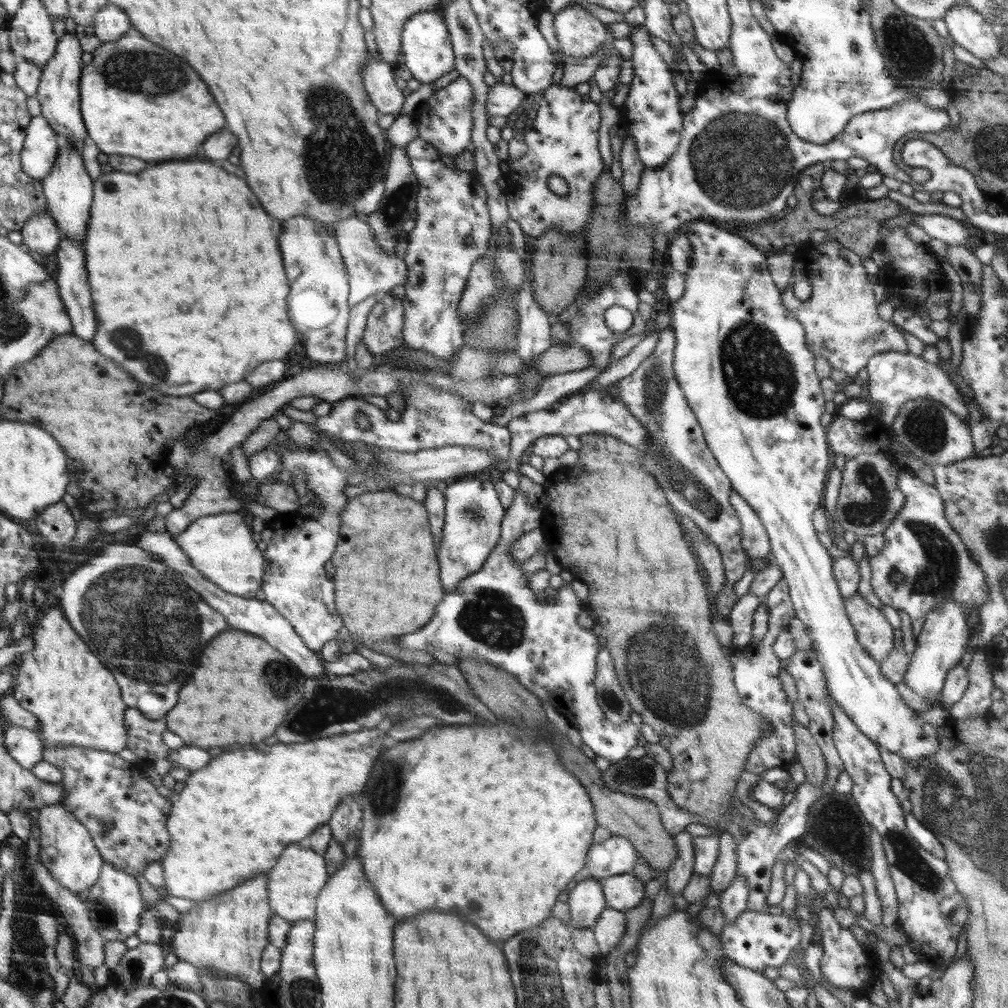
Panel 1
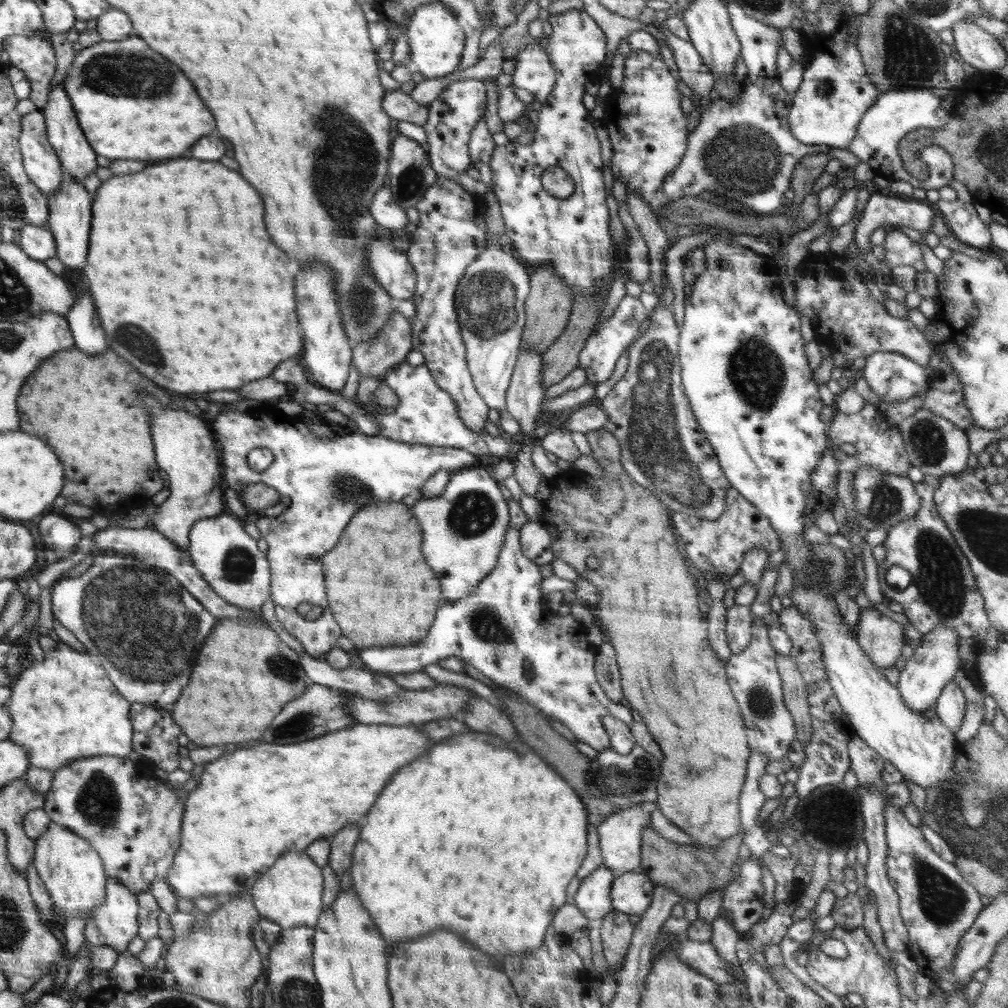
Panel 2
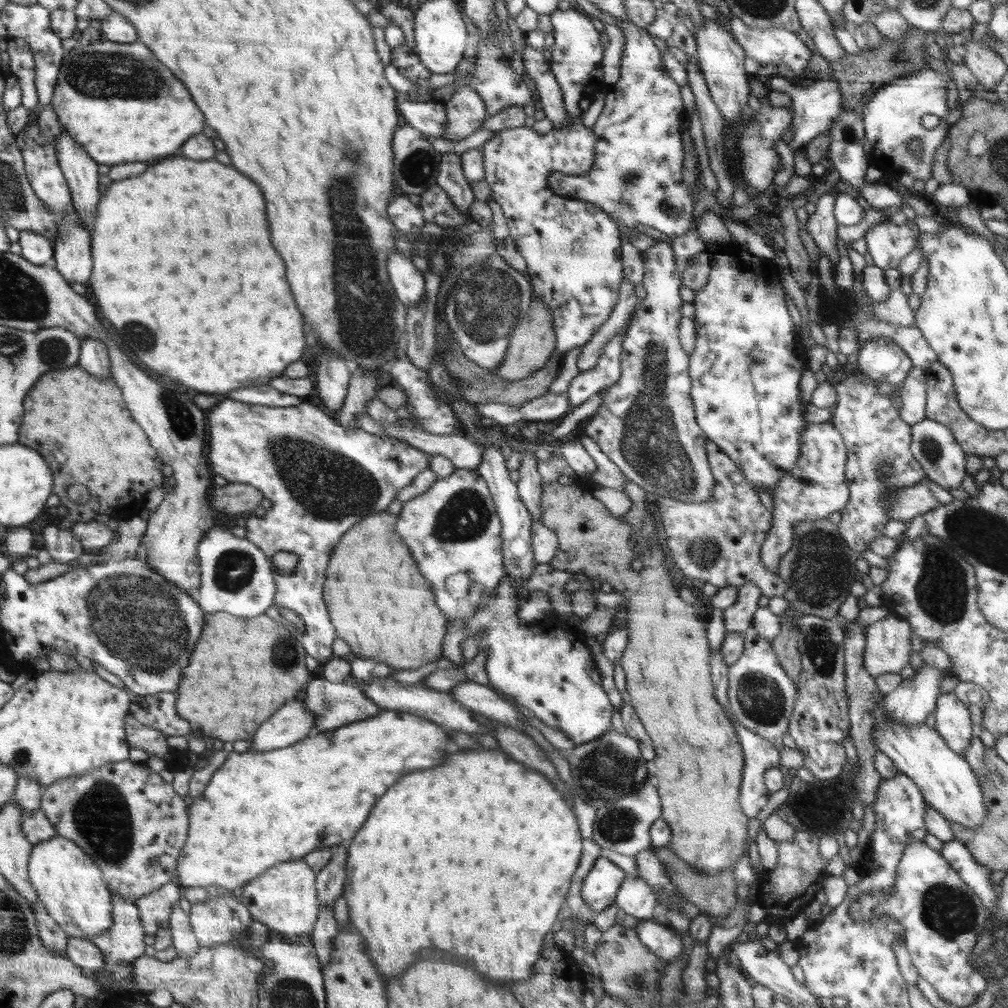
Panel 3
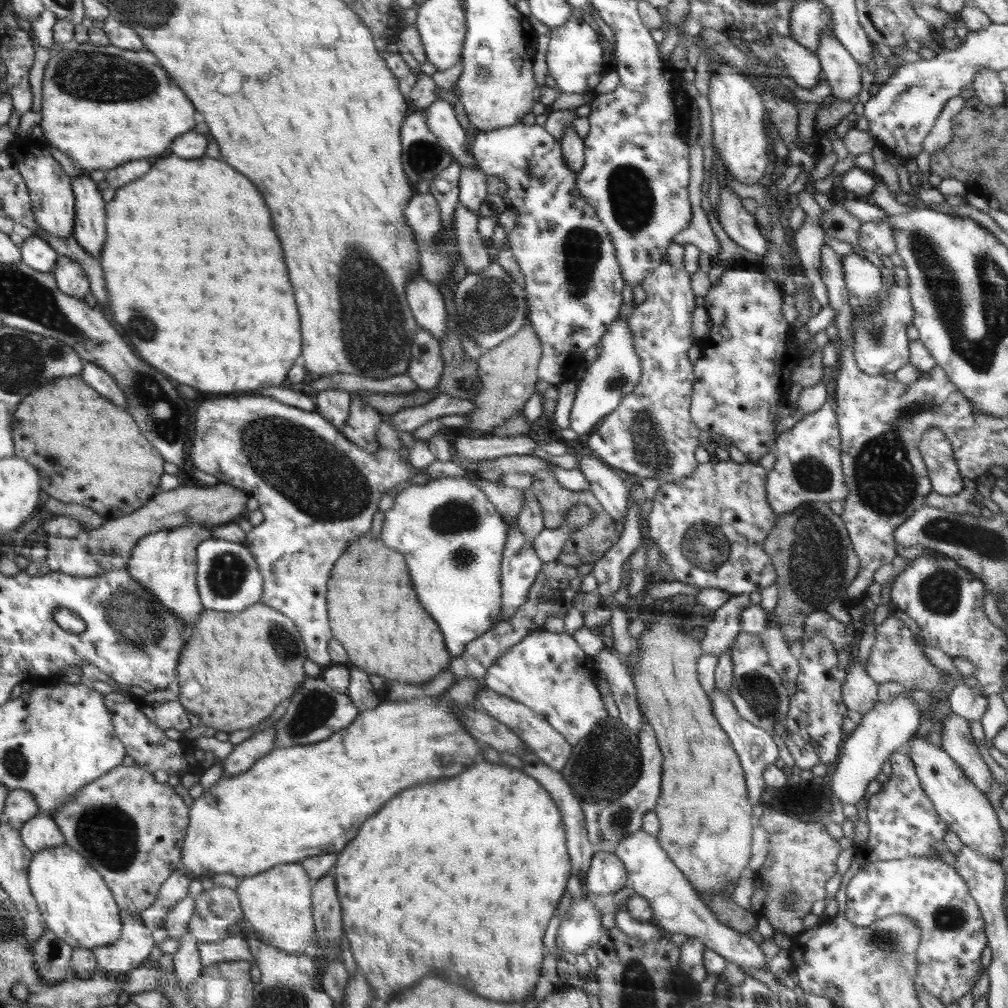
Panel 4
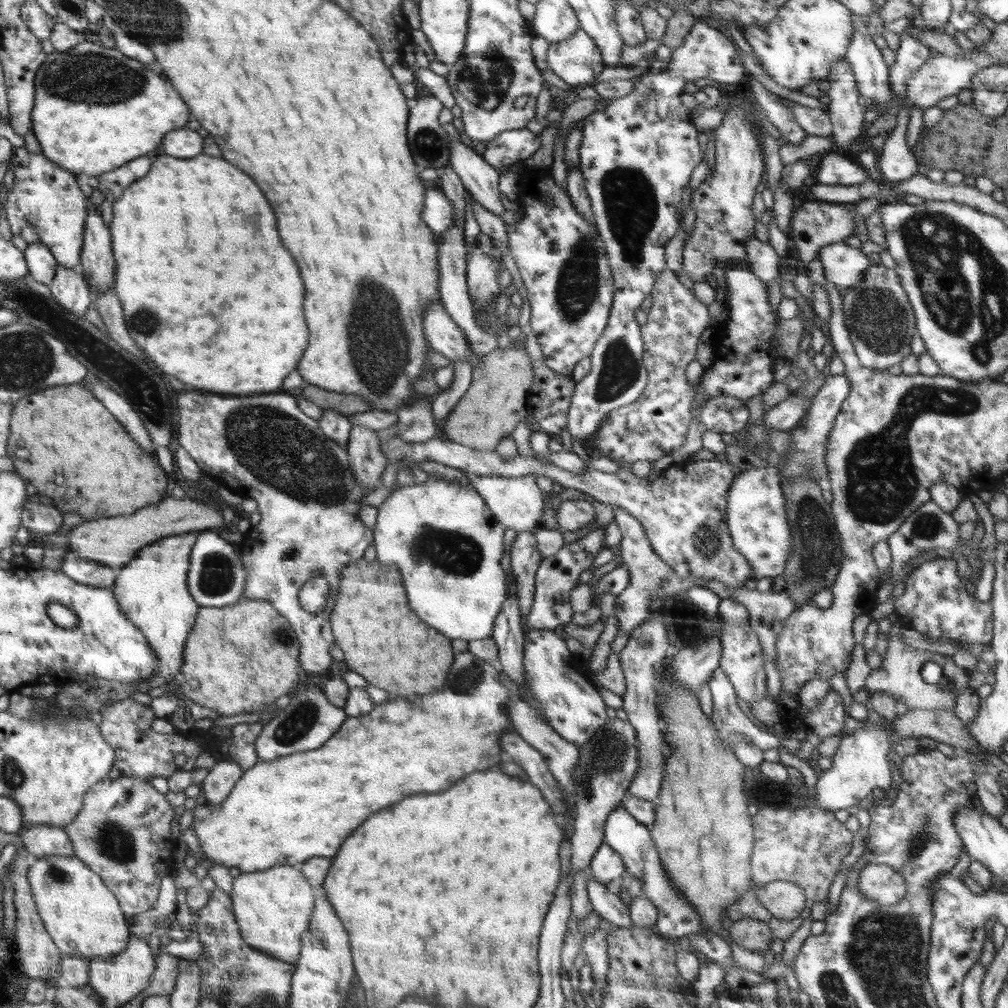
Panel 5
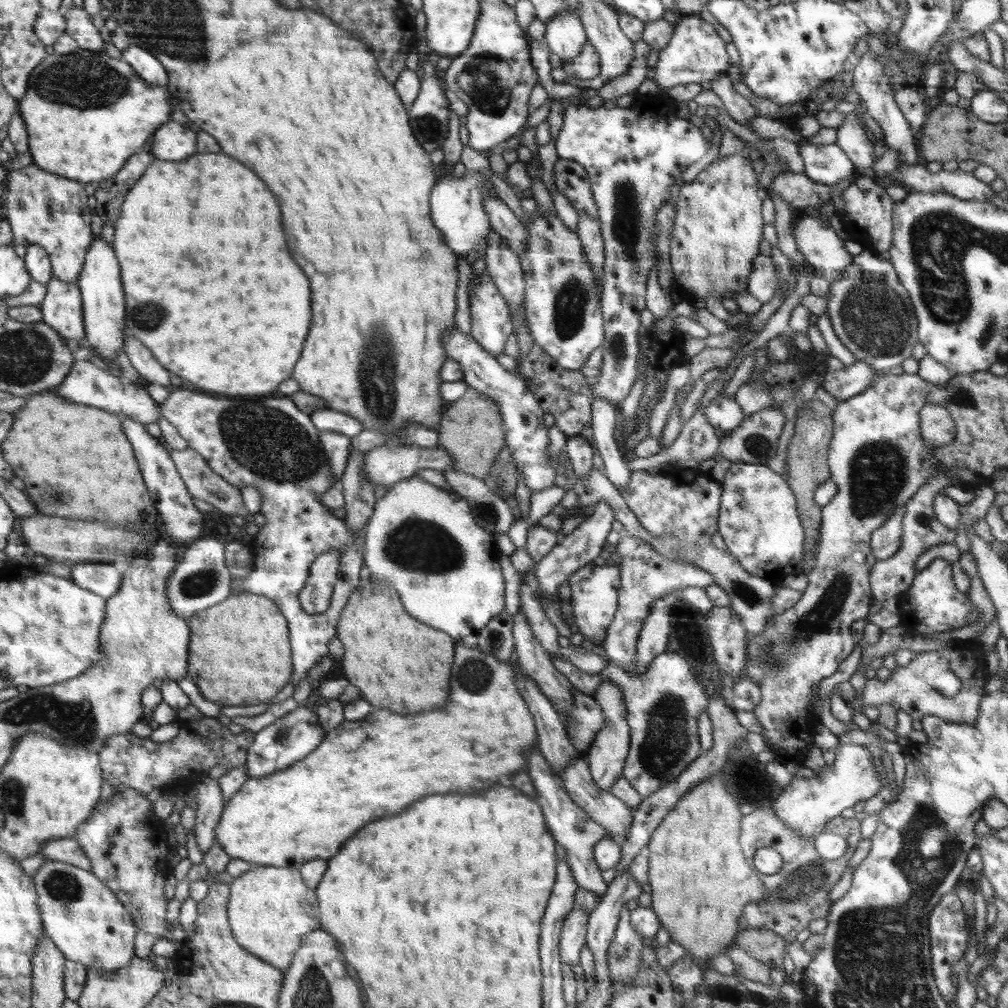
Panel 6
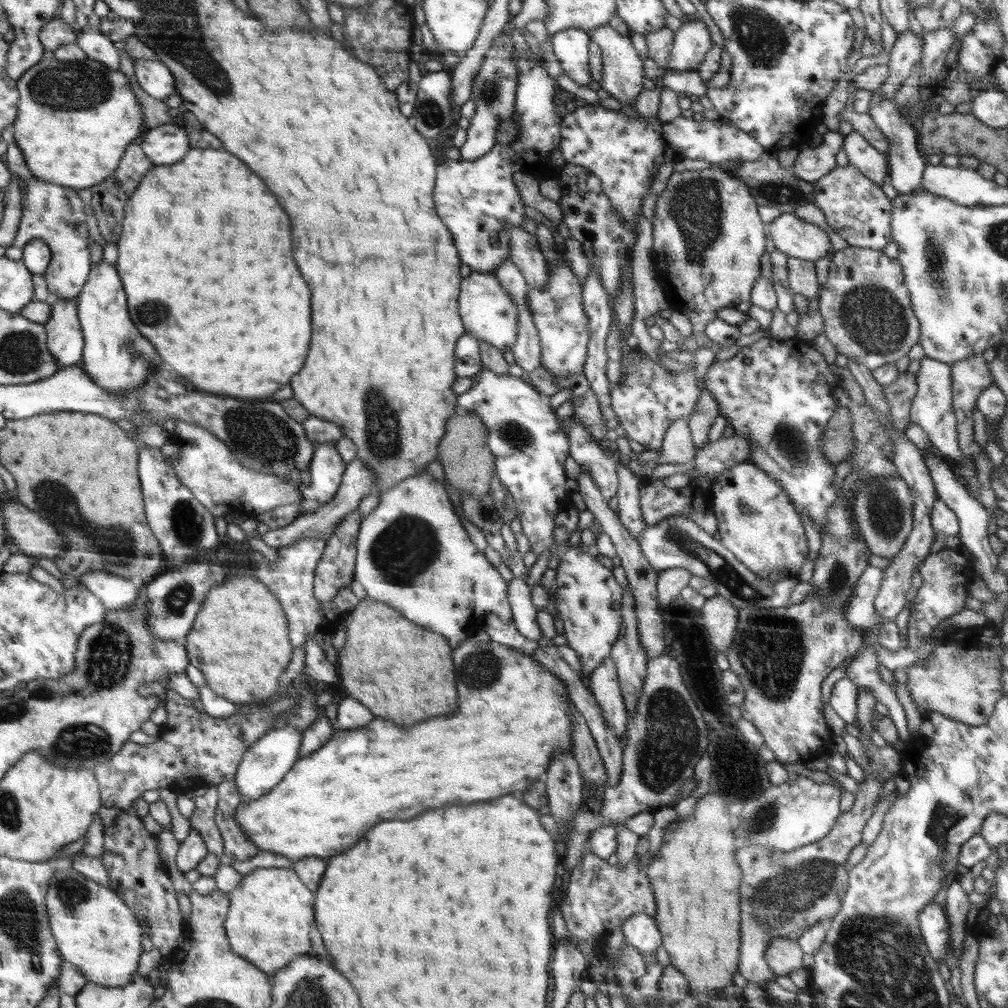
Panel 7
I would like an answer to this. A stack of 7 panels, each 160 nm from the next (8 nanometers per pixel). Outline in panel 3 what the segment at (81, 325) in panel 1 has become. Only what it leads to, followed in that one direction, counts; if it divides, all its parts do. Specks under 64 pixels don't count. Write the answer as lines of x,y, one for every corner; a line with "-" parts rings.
80,338
82,344
82,354
79,356
79,366
92,376
108,378
111,376
110,359
106,345
94,338

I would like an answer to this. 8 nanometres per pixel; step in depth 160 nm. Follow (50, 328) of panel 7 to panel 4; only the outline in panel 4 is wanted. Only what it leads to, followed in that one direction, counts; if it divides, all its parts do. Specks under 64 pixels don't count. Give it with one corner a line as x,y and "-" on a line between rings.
59,254
52,273
58,282
59,289
67,293
68,296
84,298
90,292
89,277
84,272
82,264
78,264
75,260
70,260
67,256

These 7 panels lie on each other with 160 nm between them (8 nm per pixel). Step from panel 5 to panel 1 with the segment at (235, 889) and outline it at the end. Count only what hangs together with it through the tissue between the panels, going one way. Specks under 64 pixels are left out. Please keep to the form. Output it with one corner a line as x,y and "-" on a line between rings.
305,842
293,843
268,874
267,891
270,893
272,914
293,923
299,920
314,921
320,891
330,878
326,858
307,847

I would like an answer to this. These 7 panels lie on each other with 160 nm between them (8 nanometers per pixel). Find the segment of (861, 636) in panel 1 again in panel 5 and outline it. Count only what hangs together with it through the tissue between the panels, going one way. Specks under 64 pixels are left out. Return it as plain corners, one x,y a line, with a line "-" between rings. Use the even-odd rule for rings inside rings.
897,622
892,623
890,634
888,634
888,650
886,655
882,659
882,666
878,669
874,669
866,679
865,686
872,692
874,690
883,690
888,694
891,694
897,701
902,700
906,705
908,711
914,709
926,709
926,710
955,710
955,700
957,696
970,684
970,675
958,667
952,656
943,655
937,652
922,651
911,648
904,644
901,639
901,635
904,633
904,628
-
926,662
936,662
942,666
944,670
944,676
948,680
954,682
952,691
943,691
936,685
926,684
922,678
920,678
920,668
926,664

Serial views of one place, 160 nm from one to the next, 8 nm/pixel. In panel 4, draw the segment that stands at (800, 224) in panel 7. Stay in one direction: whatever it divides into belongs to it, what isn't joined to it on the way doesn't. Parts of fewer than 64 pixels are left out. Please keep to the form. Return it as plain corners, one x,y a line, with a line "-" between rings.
855,252
842,255
841,265
850,295
861,300
884,296
887,283
882,280
880,269
866,257
860,257

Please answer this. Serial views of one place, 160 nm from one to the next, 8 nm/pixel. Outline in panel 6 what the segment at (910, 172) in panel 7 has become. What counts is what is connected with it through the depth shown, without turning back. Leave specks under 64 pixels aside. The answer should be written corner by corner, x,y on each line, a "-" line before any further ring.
871,52
863,54
861,59
853,64
848,69
847,81
850,89
859,94
860,98
864,100
863,106
866,112
878,122
880,130
882,130
884,137
880,143
880,148
891,148
900,153
900,162
898,166
902,165
916,165
918,160
918,152
916,151
916,135
910,128
910,123
906,120
903,112
898,108
898,104
894,100
893,89
889,83
889,78
884,74
885,66
876,61
876,55

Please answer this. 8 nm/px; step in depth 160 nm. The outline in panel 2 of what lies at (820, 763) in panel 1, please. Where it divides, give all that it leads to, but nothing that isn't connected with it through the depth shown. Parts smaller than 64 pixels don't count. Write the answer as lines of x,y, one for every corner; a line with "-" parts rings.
776,655
777,671
783,682
783,699
796,725
796,736
802,747
811,737
811,716
807,699
807,686
793,661
788,655

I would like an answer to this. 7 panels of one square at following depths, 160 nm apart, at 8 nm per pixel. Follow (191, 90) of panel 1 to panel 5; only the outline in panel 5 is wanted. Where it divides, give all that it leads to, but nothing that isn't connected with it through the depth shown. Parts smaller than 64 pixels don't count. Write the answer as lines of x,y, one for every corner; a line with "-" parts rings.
83,40
66,51
46,55
35,76
35,101
31,112
31,130
40,144
42,154
64,170
90,177
123,167
128,160
152,152
166,132
182,128
190,116
172,84
164,78
155,61
146,64
124,56
116,47
106,48
100,42

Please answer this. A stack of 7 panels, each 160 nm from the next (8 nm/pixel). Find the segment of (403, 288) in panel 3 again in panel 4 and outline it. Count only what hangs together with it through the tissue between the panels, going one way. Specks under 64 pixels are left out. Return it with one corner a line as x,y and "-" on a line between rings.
415,274
407,287
407,300
411,312
414,314
418,326
427,330
438,342
447,334
448,308
445,305
443,293
439,291
437,285
429,281
426,277

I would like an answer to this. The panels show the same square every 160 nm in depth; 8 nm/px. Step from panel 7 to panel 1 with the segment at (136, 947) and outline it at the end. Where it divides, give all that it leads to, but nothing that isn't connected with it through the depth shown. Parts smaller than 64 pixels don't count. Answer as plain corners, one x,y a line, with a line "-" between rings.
60,802
40,808
37,811
37,823
40,829
39,856
54,881
76,894
95,886
103,869
102,858
88,829

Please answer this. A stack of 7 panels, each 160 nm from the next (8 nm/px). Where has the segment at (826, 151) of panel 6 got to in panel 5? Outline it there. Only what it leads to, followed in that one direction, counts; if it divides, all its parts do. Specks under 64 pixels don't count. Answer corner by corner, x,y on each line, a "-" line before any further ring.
836,153
826,154
816,170
816,180
823,185
857,185
870,177
870,170

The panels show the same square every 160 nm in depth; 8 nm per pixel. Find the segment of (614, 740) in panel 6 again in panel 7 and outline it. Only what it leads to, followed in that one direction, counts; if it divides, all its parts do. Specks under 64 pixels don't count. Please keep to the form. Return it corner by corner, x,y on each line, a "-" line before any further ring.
609,656
604,658
592,674
589,675
587,687
603,708
606,720
613,726
617,741
621,742
627,730
627,714
619,685
617,668

